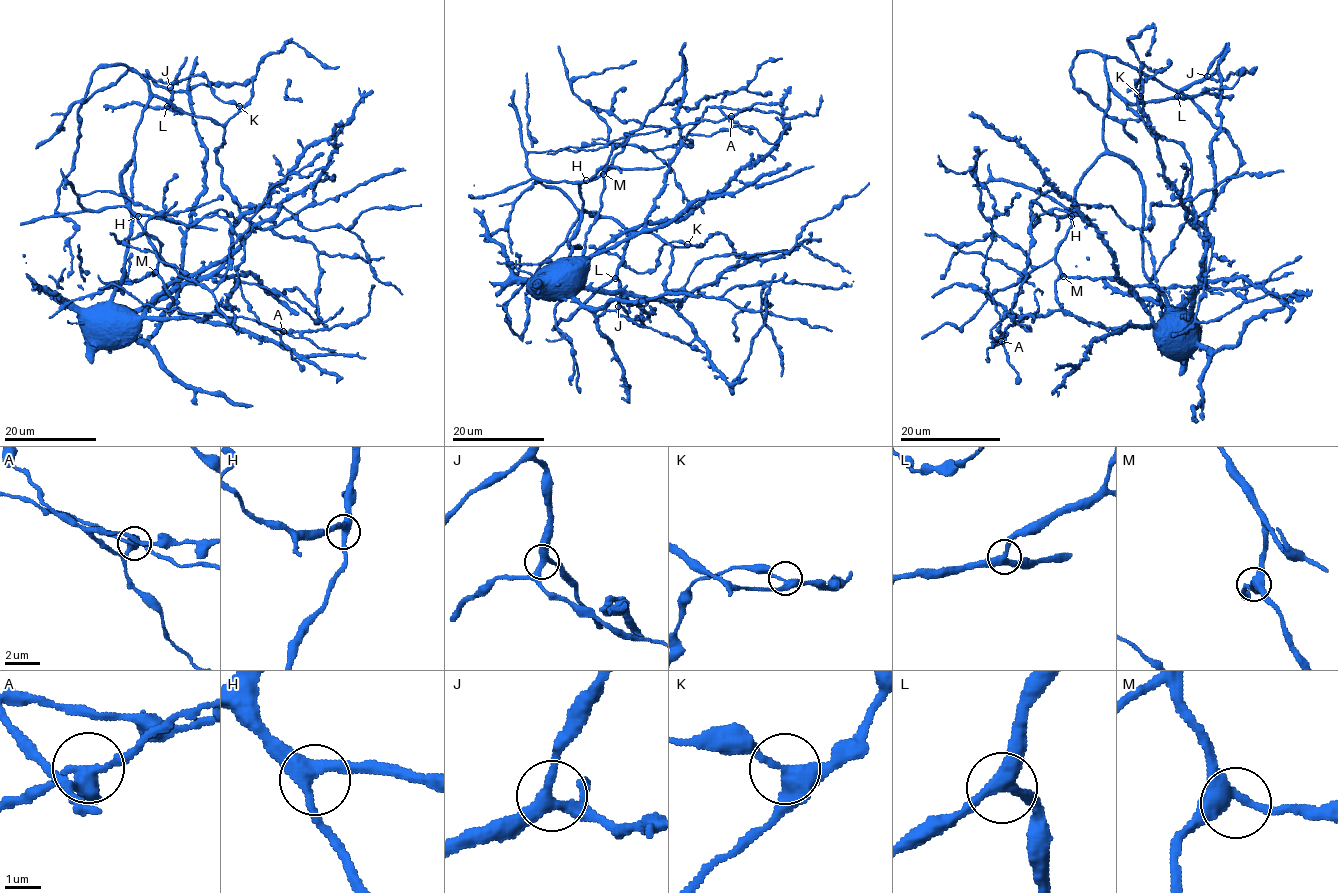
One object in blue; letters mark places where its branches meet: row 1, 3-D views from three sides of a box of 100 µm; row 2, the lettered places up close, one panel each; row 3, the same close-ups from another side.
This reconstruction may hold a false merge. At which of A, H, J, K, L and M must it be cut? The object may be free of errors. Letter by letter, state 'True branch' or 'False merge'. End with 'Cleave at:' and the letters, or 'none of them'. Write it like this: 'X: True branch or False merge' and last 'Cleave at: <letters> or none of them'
A: False merge
H: True branch
J: True branch
K: True branch
L: True branch
M: True branch
Cleave at: A

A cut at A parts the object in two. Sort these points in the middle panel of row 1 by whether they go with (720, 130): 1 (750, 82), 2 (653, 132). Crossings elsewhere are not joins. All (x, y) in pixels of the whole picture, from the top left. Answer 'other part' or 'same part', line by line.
1: same part
2: other part

